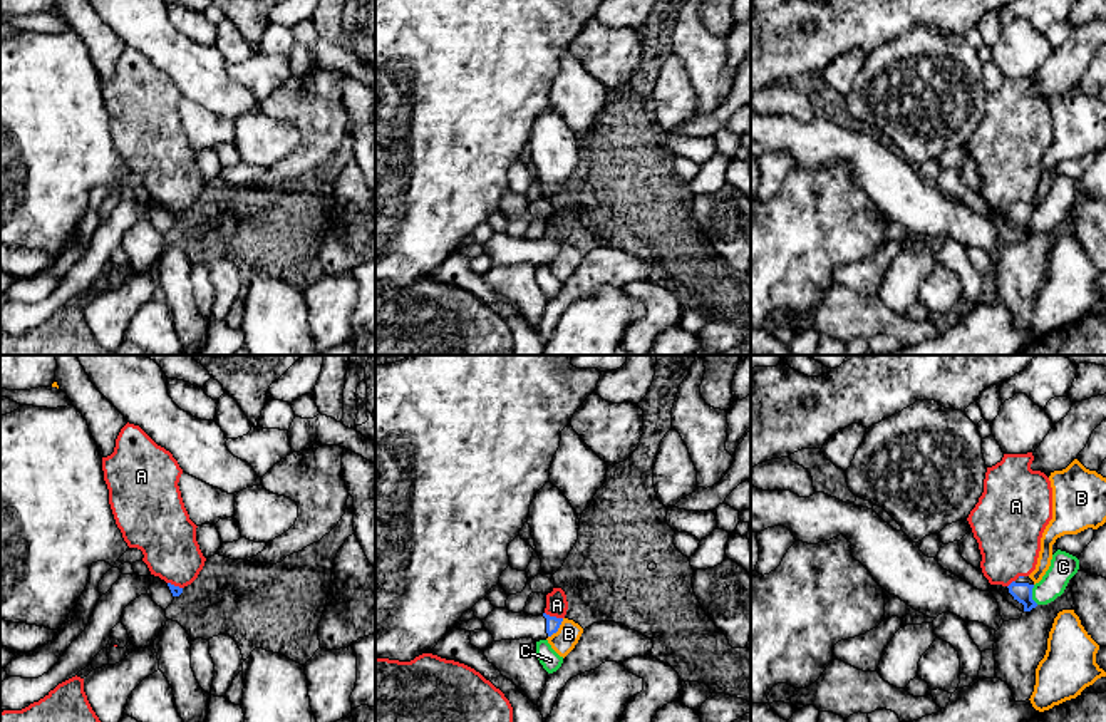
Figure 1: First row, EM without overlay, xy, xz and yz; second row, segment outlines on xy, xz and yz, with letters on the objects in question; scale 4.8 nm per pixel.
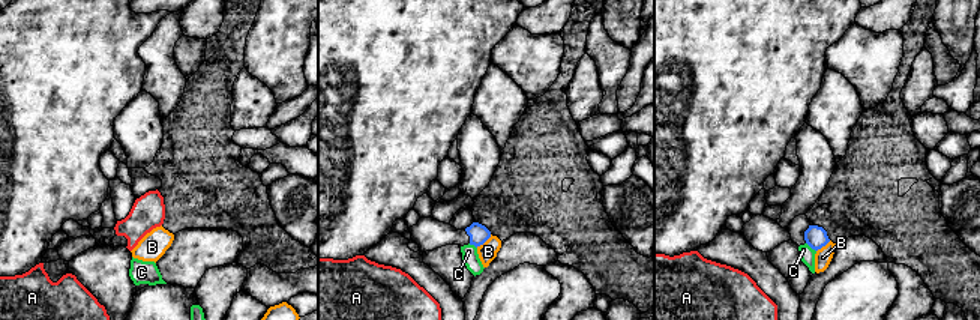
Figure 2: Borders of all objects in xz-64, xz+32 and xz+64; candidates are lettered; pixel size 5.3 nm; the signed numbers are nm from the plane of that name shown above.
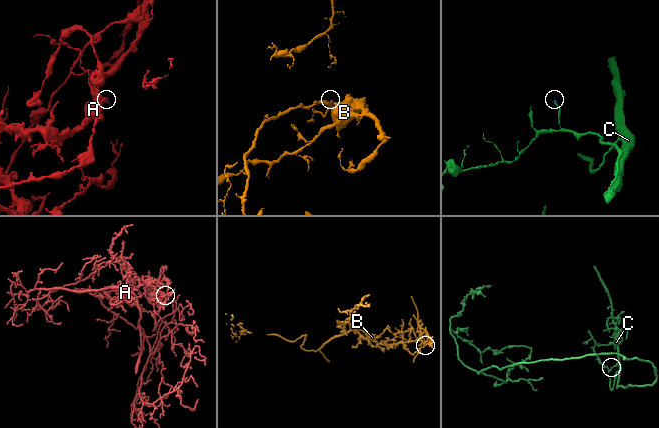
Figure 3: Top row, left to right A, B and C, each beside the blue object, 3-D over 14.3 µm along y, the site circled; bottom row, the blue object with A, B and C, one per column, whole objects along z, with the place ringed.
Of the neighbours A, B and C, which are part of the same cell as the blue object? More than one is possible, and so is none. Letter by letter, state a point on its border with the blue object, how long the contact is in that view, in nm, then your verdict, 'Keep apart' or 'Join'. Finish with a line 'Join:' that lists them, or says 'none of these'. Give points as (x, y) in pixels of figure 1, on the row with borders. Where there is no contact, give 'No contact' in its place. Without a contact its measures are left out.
A: Touches blue at xz (553, 617). Shared border 90 nm. Keep apart
B: Touches blue at xz (558, 627). Shared border 120 nm. Keep apart
C: Touches blue at yz (1031, 595). Shared border 100 nm. Keep apart
Join: none of these

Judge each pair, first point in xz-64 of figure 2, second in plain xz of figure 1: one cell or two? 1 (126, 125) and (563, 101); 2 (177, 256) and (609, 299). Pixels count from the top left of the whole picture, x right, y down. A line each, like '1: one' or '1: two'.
1: two
2: two

